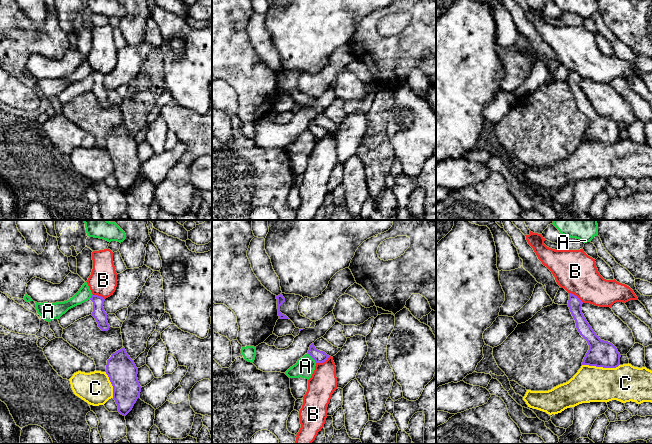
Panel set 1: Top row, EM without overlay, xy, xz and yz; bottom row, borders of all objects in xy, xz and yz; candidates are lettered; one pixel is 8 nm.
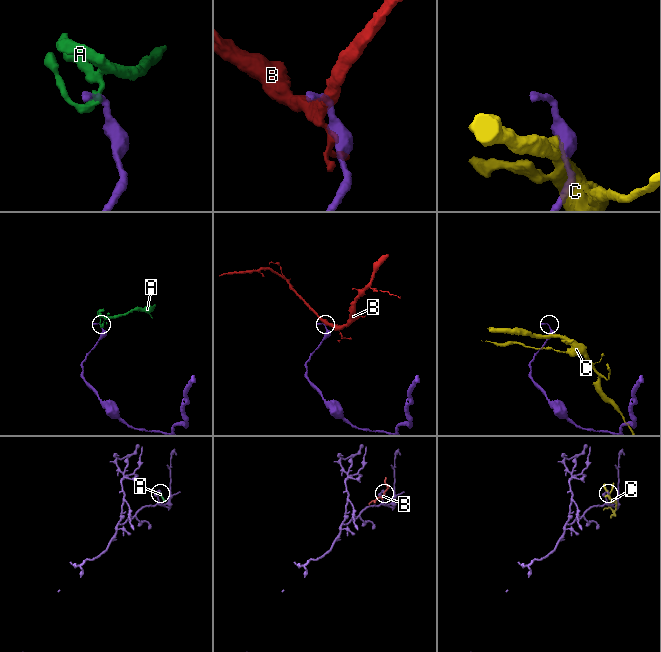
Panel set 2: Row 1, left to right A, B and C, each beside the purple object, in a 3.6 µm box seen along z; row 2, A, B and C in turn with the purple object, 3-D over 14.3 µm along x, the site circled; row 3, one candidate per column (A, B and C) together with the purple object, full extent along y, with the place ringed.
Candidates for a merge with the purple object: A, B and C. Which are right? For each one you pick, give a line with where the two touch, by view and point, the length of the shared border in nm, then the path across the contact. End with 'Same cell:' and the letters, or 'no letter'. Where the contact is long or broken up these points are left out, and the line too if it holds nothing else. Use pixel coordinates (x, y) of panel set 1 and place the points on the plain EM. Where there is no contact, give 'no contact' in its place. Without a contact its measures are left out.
Same cell: no letter

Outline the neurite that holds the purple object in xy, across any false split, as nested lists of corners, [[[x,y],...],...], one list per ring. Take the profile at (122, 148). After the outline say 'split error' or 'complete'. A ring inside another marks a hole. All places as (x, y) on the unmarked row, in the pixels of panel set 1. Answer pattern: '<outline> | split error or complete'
[[[123,123],[107,136],[105,148],[113,162],[118,188],[126,192],[140,172],[142,163],[137,154],[138,144]]] | complete

